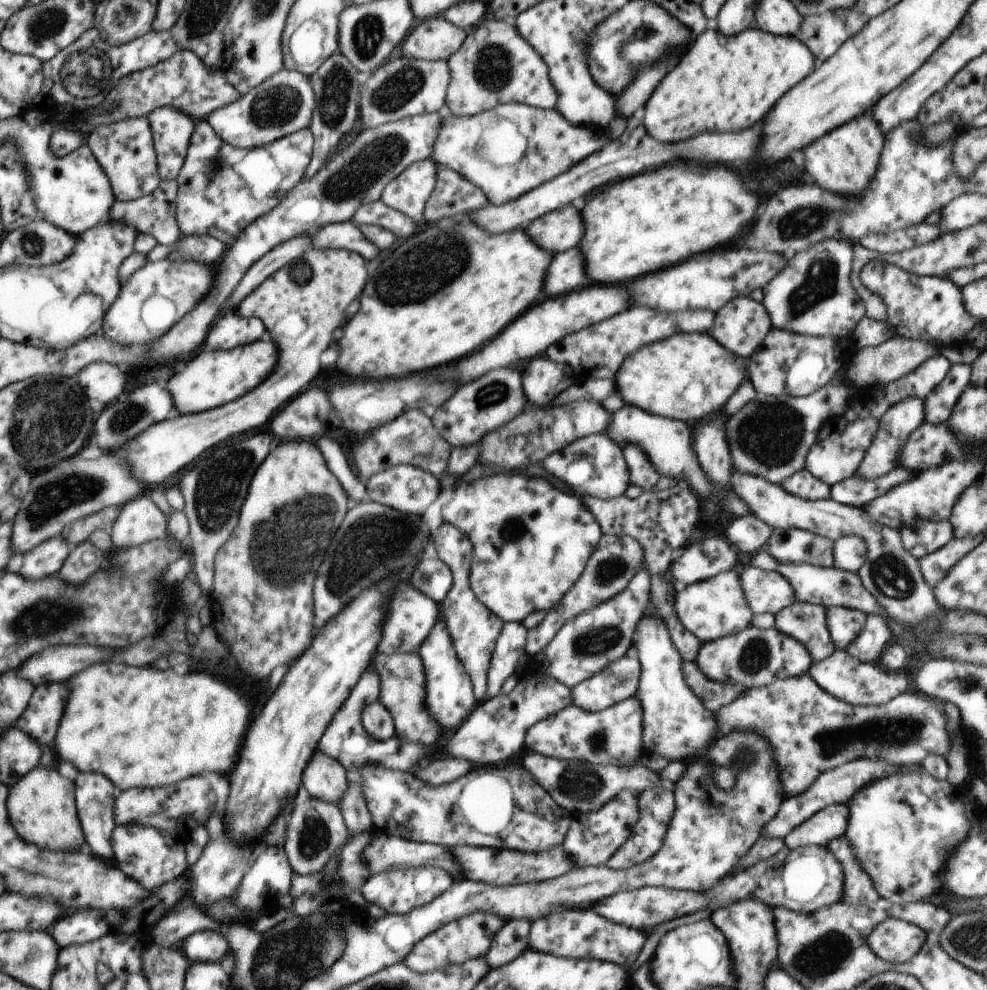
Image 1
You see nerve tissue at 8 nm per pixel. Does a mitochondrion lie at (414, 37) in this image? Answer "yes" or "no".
no

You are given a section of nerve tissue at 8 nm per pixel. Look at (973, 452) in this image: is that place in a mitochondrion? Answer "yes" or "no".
no

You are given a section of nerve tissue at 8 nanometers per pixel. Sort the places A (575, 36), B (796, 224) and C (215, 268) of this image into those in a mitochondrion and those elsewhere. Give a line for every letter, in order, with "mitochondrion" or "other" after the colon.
A: mitochondrion
B: mitochondrion
C: other

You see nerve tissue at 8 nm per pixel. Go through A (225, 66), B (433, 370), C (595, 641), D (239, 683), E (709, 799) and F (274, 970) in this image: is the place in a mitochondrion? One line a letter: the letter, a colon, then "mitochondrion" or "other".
A: other
B: other
C: mitochondrion
D: other
E: other
F: mitochondrion

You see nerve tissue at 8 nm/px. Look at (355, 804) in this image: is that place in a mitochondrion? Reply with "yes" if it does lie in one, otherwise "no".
yes

